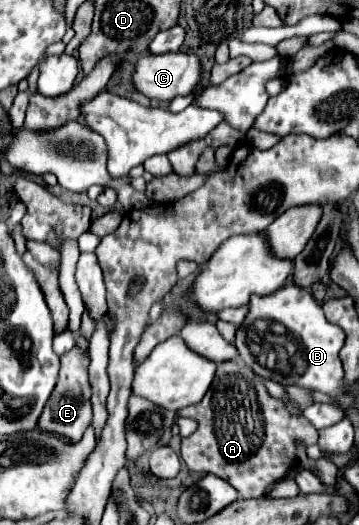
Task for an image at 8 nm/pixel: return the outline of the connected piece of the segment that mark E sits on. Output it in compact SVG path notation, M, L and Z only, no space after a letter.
M73 347L69 353L65 353L61 357L61 369L59 369L59 379L57 379L55 391L51 393L51 399L47 401L47 407L43 409L43 415L39 419L39 429L61 435L61 437L69 439L69 443L77 443L93 419L91 403L89 403L91 387L89 387L89 379L87 379L87 363L89 363L89 357L83 355L77 347Z

